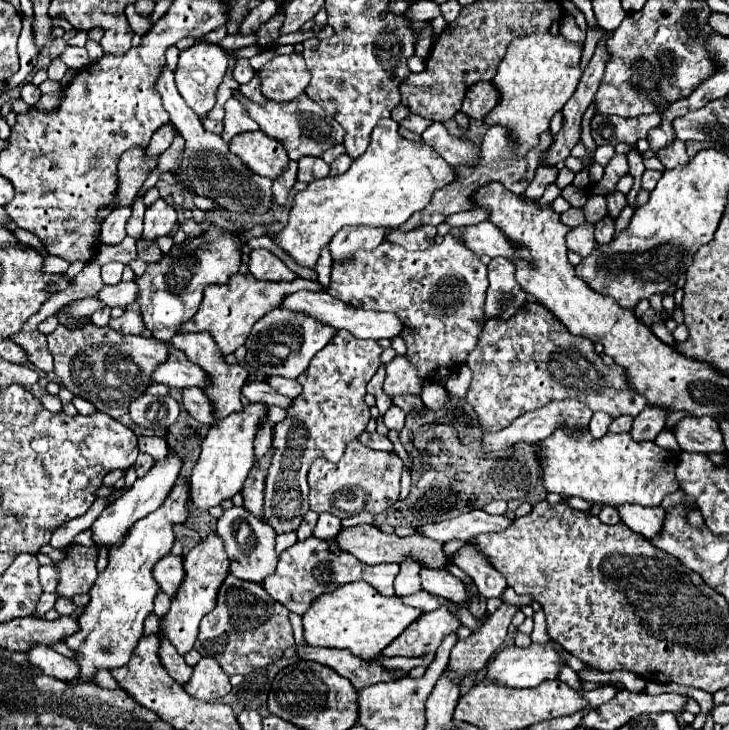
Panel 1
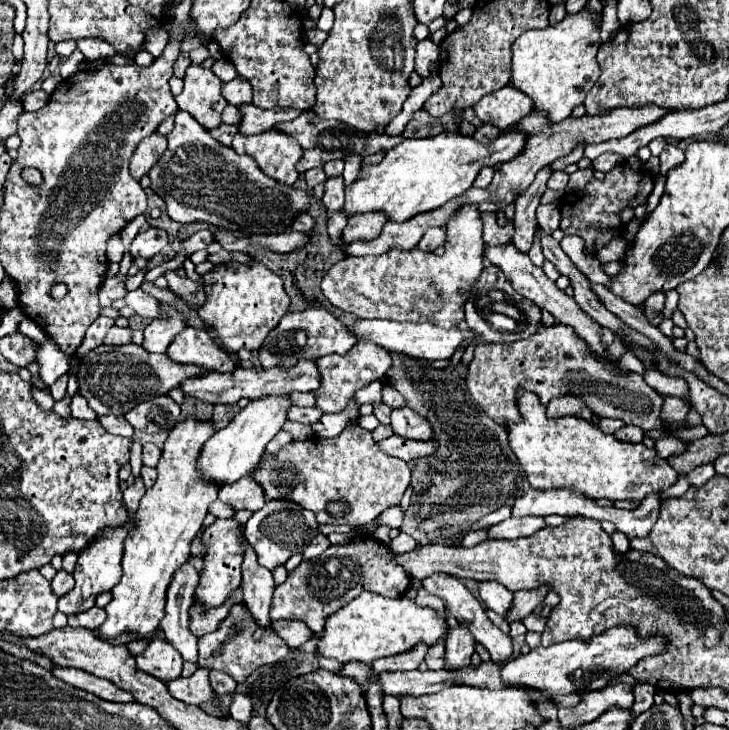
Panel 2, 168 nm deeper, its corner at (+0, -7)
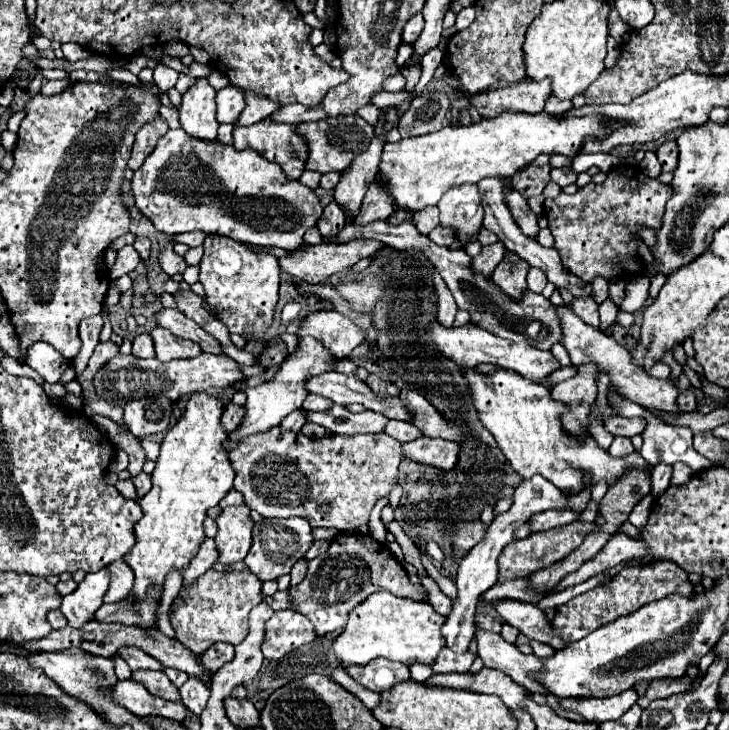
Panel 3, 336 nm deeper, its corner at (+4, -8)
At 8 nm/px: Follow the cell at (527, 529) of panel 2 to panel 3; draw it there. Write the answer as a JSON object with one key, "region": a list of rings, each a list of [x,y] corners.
{"region":[[[549,509],[533,515],[531,519],[533,519],[533,533],[537,533],[537,531],[545,531],[545,529],[553,529],[577,521],[579,513],[573,509]]]}

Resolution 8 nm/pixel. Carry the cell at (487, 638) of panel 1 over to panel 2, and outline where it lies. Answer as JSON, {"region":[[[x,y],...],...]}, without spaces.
{"region":[[[541,586],[537,590],[519,590],[519,592],[515,592],[513,606],[505,614],[507,624],[517,622],[517,620],[523,620],[525,616],[529,616],[543,602],[543,598],[545,598],[547,592],[549,592],[547,586]]]}

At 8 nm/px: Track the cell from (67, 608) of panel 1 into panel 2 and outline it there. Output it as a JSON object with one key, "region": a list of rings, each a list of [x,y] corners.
{"region":[[[89,608],[85,612],[77,612],[77,614],[69,614],[69,626],[83,626],[89,630],[95,630],[99,626],[99,622],[105,620],[105,610],[103,608]]]}

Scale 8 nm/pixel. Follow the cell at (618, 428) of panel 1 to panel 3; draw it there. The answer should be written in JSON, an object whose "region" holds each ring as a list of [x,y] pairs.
{"region":[[[615,437],[613,439],[613,443],[611,443],[611,447],[609,447],[609,455],[611,457],[627,457],[627,455],[631,455],[635,449],[633,449],[633,445],[631,445],[631,439],[625,439],[625,437]]]}

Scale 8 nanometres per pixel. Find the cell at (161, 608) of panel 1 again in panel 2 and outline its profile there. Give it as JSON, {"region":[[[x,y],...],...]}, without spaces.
{"region":[[[157,632],[153,642],[147,646],[147,650],[137,656],[137,666],[143,672],[163,682],[169,682],[181,676],[183,658],[181,654],[177,654],[177,650],[173,650],[173,646],[169,646],[165,634]]]}

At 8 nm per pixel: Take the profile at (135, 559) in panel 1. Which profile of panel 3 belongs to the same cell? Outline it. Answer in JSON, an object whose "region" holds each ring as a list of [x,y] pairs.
{"region":[[[207,393],[191,395],[183,417],[167,431],[161,443],[161,455],[151,475],[153,487],[139,499],[145,515],[135,525],[137,543],[129,555],[123,557],[127,565],[133,567],[135,587],[131,595],[137,599],[143,599],[151,585],[163,585],[171,569],[185,569],[205,541],[203,521],[209,507],[215,507],[223,495],[233,489],[235,471],[223,449],[227,441],[227,431],[221,427],[223,409],[225,405],[219,397]]]}

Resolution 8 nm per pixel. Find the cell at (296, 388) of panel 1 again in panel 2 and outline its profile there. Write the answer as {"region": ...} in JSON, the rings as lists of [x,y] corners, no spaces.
{"region":[[[291,392],[289,398],[295,406],[315,406],[315,396],[311,392]]]}

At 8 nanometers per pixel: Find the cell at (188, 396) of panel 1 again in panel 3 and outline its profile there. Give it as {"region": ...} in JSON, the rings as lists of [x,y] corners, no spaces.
{"region":[[[227,403],[223,417],[221,417],[221,425],[225,427],[227,433],[233,433],[241,425],[243,417],[245,417],[245,407],[239,407],[235,403]]]}

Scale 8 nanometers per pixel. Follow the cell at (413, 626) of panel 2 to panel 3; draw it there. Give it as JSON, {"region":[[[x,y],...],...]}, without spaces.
{"region":[[[383,591],[371,595],[365,603],[361,603],[361,607],[357,607],[357,611],[353,611],[345,631],[335,639],[335,655],[343,663],[353,665],[367,665],[377,657],[399,661],[403,665],[433,665],[439,651],[445,647],[445,637],[441,635],[443,623],[445,617],[439,615],[429,603],[401,599]]]}

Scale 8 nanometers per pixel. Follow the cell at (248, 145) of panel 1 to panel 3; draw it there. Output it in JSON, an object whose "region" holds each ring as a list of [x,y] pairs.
{"region":[[[263,119],[249,127],[235,127],[233,139],[235,139],[235,143],[233,143],[235,149],[239,149],[239,151],[253,149],[253,151],[261,153],[265,159],[279,163],[289,179],[299,179],[301,173],[305,171],[309,147],[307,147],[307,141],[297,133],[297,125],[285,125],[285,123],[275,123],[273,119]]]}

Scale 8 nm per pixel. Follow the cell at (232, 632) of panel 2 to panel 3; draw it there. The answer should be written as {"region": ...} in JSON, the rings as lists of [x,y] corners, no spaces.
{"region":[[[217,643],[213,647],[209,647],[209,651],[205,651],[205,655],[201,657],[201,663],[205,665],[205,669],[209,669],[211,673],[221,669],[225,663],[229,663],[235,655],[233,645],[229,643]]]}

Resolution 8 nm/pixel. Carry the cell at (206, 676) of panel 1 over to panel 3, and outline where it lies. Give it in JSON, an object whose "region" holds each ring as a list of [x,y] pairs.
{"region":[[[141,669],[141,671],[133,671],[131,679],[145,685],[145,689],[151,695],[163,697],[167,701],[179,701],[179,689],[173,687],[173,683],[169,683],[169,679],[163,671],[145,671],[145,669]]]}

